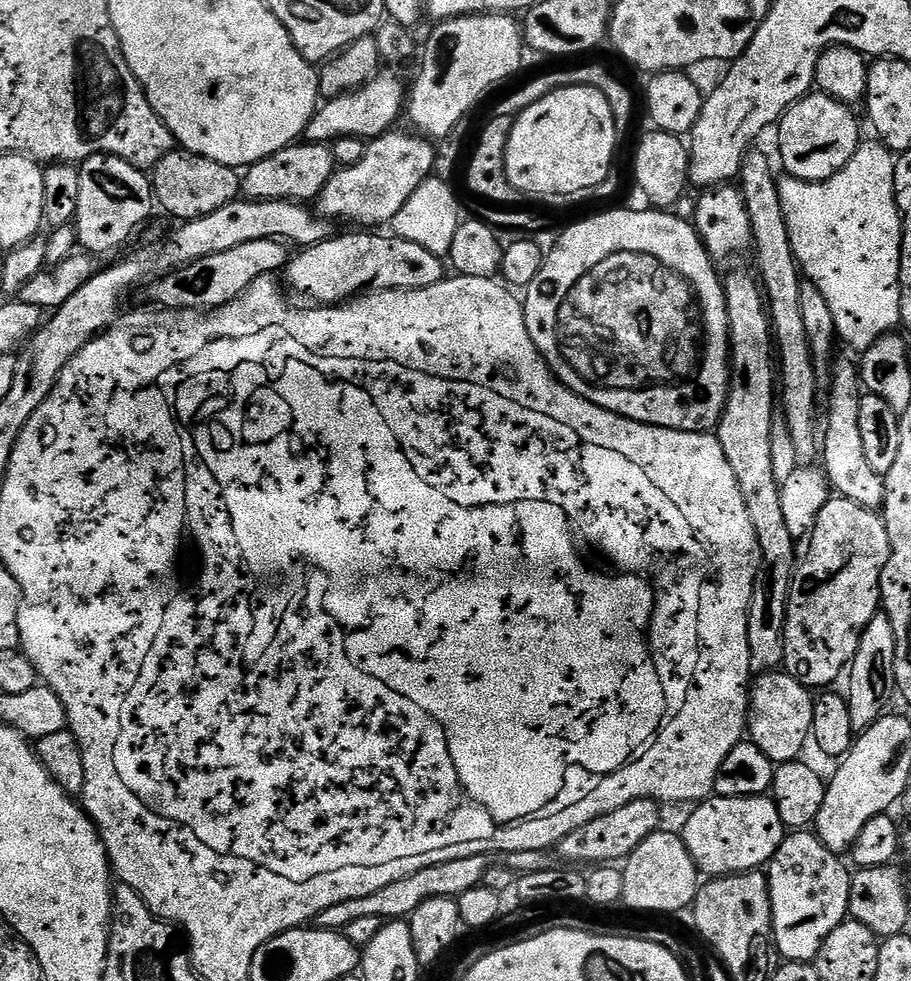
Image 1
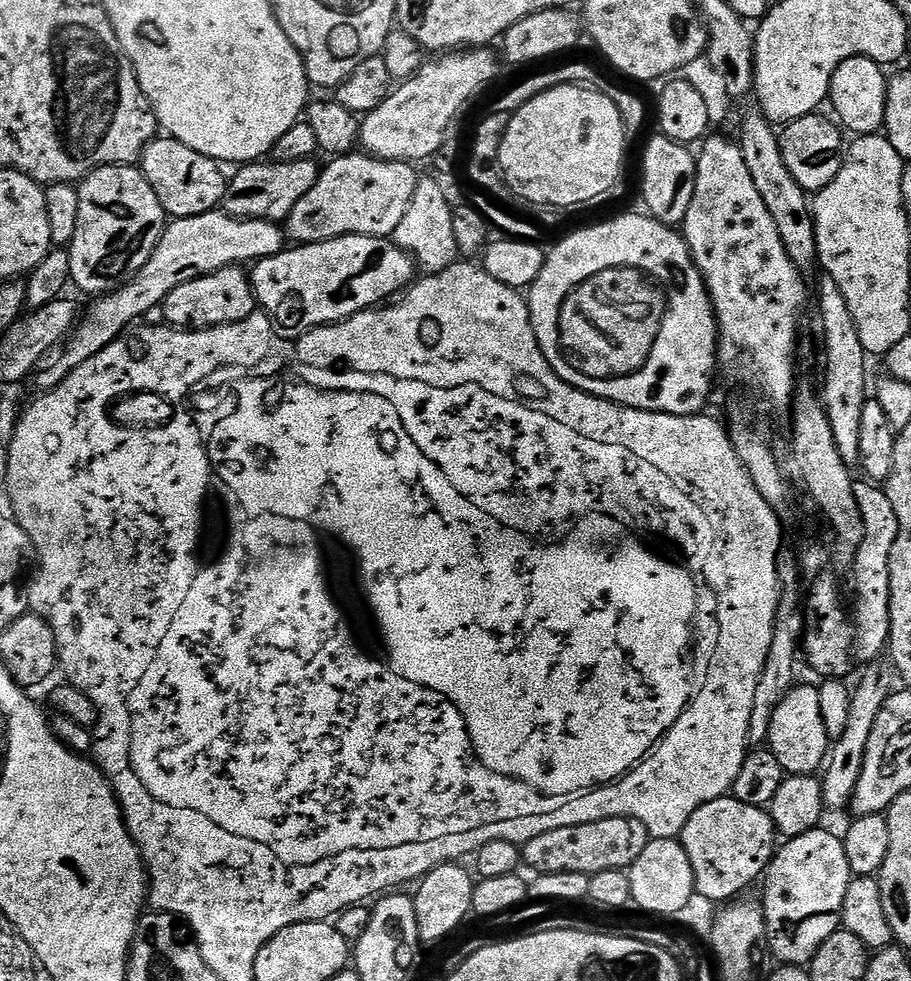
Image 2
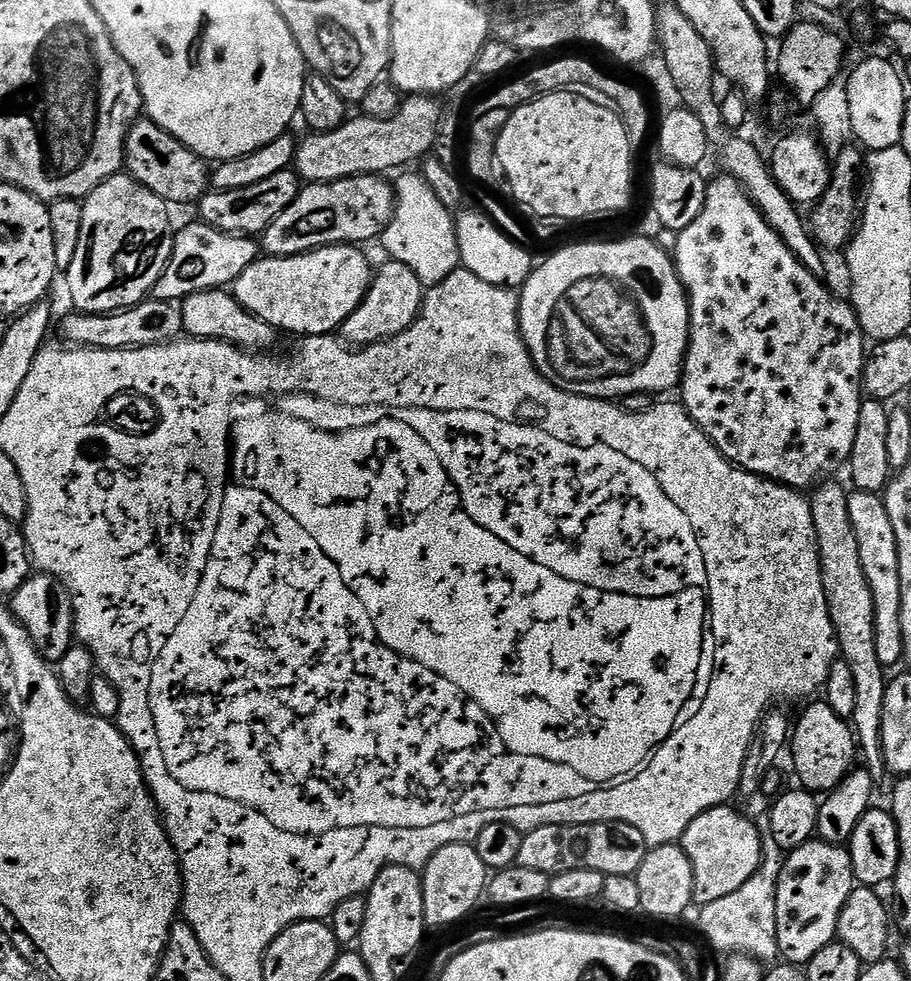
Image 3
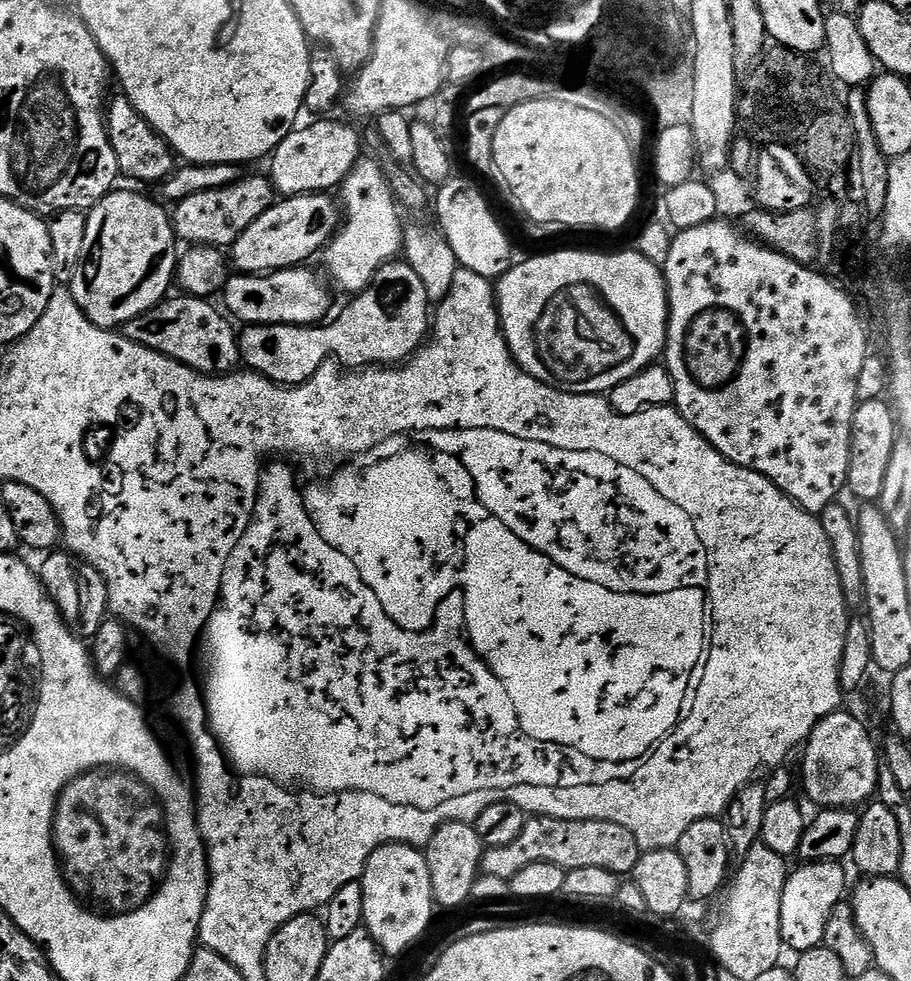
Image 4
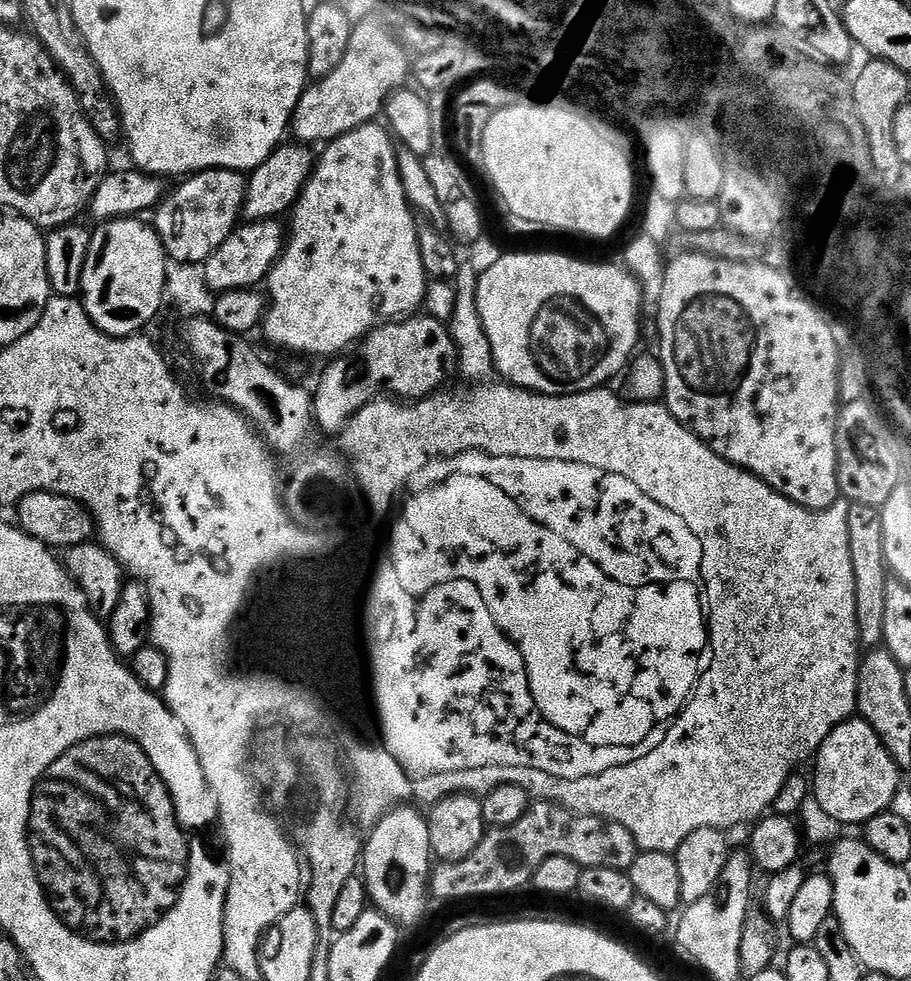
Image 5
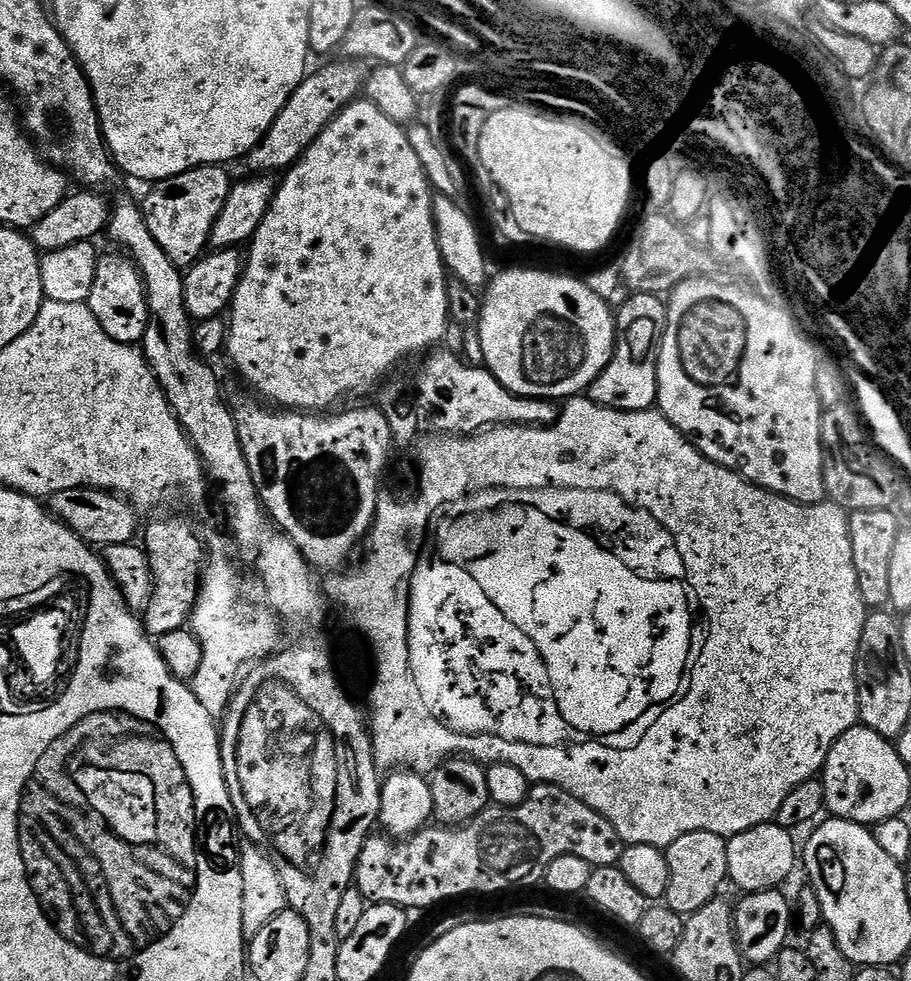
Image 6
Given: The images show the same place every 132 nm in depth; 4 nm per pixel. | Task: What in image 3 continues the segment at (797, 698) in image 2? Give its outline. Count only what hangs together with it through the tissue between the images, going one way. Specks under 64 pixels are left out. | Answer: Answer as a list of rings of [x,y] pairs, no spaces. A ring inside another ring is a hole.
[[[819,702],[820,704],[812,704],[809,706],[808,709],[805,710],[804,713],[801,714],[800,717],[795,717],[794,720],[794,727],[791,729],[790,732],[790,752],[792,748],[792,764],[794,767],[796,767],[796,776],[798,779],[801,780],[803,787],[807,789],[807,791],[813,793],[813,794],[827,794],[832,791],[832,789],[836,788],[840,781],[844,779],[845,776],[848,775],[850,769],[853,767],[854,761],[852,759],[857,759],[858,756],[858,741],[850,727],[849,721],[844,720],[841,718],[838,714],[834,714],[834,710],[830,710],[830,706],[827,702]]]

